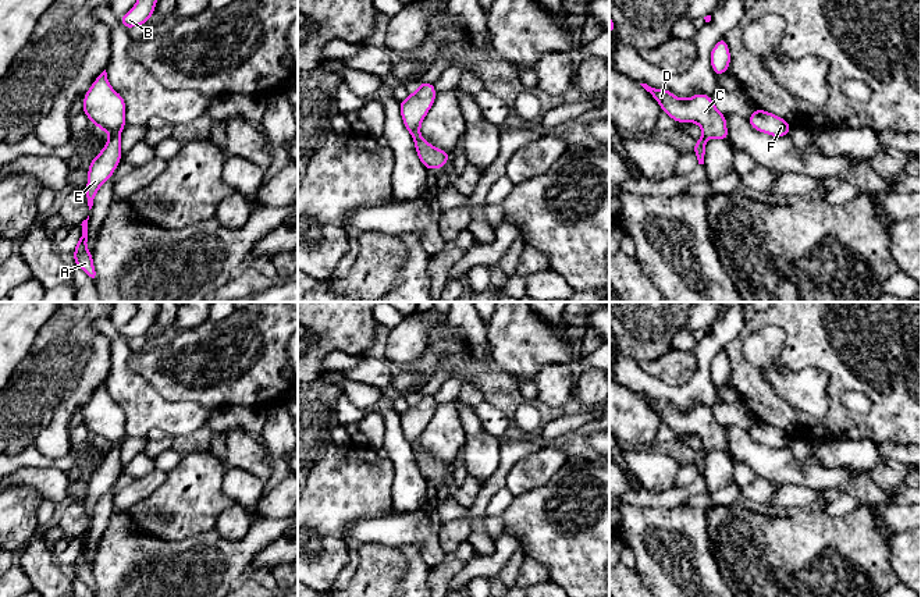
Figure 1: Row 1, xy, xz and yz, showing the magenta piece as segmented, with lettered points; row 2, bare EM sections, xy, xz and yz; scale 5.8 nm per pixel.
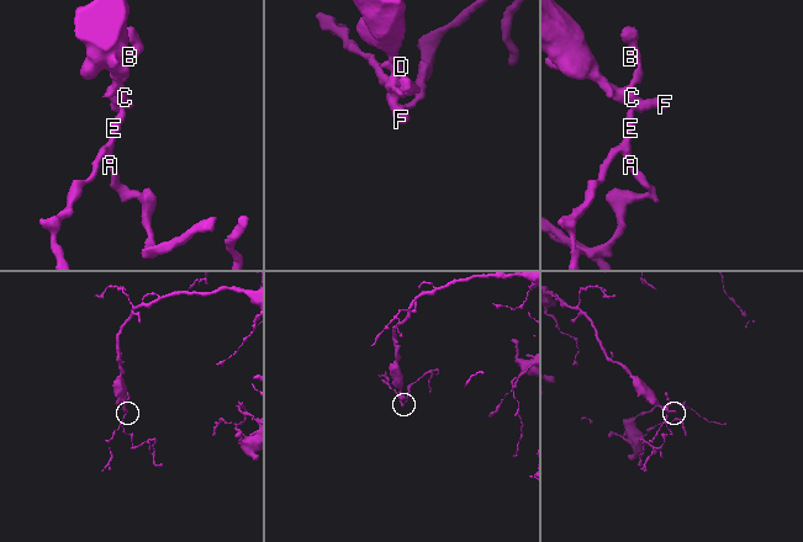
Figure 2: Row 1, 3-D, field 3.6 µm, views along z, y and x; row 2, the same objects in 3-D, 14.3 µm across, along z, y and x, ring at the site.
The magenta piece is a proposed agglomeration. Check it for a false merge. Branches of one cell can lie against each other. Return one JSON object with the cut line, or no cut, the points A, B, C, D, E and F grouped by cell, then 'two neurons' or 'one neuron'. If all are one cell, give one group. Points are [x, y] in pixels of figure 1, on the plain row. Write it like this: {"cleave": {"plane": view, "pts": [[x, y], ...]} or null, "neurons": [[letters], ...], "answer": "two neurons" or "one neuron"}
{"cleave": null, "neurons": [["A", "B", "C", "D", "E", "F"]], "answer": "one neuron"}

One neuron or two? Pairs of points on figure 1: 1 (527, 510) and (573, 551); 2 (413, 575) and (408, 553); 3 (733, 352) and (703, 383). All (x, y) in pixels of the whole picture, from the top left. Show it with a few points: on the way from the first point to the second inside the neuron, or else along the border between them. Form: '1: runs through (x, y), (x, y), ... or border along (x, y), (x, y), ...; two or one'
1: runs through (539, 518), (562, 540); one
2: runs through (413, 569), (413, 558); one
3: border along (745, 322), (745, 330), (724, 348); two

